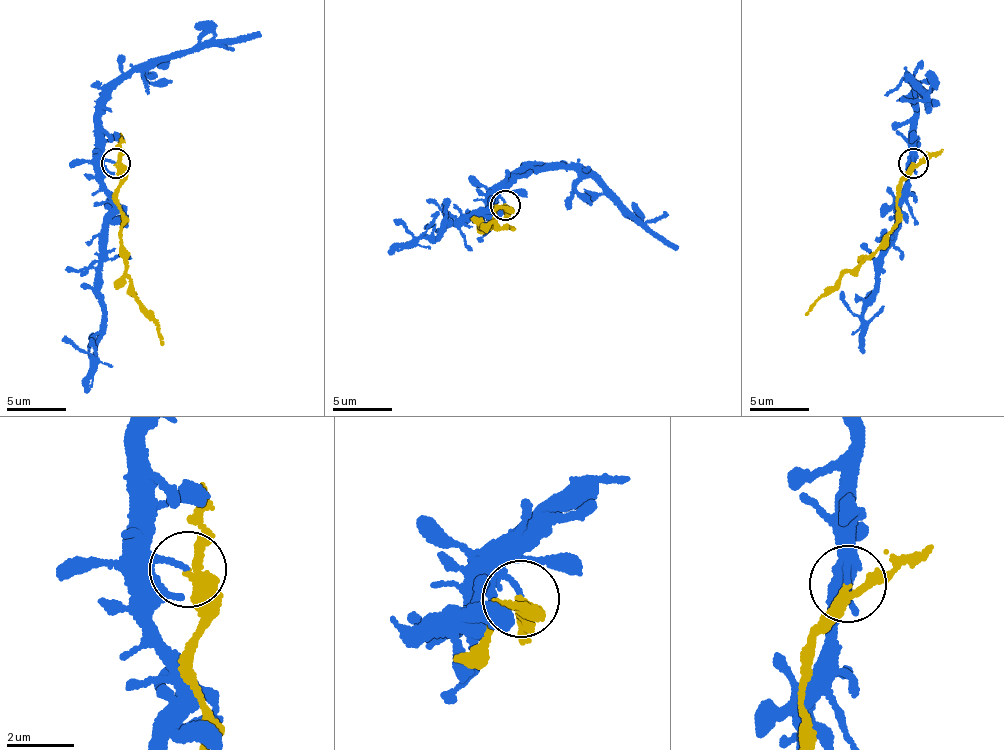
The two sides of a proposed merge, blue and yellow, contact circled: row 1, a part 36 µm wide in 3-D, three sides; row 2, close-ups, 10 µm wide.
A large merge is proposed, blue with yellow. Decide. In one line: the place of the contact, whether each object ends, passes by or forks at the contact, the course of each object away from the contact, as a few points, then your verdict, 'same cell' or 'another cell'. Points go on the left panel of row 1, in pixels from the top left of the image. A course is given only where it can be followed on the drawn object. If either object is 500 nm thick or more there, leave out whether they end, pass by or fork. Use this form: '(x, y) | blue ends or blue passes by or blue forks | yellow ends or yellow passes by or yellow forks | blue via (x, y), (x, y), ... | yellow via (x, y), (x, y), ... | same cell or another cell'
(115, 163) | blue ends | yellow passes by | blue via (116, 164), (102, 156), (100, 98), (160, 61), (261, 35) | yellow via (116, 164), (121, 182), (118, 206), (122, 252), (132, 293), (151, 311), (162, 344) | another cell

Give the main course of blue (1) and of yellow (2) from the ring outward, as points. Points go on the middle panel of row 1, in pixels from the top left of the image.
1: (505, 205), (499, 193), (530, 164), (558, 166), (598, 182), (634, 218), (679, 247)
2: (505, 205), (506, 208), (494, 213), (478, 230), (488, 224), (513, 229)

